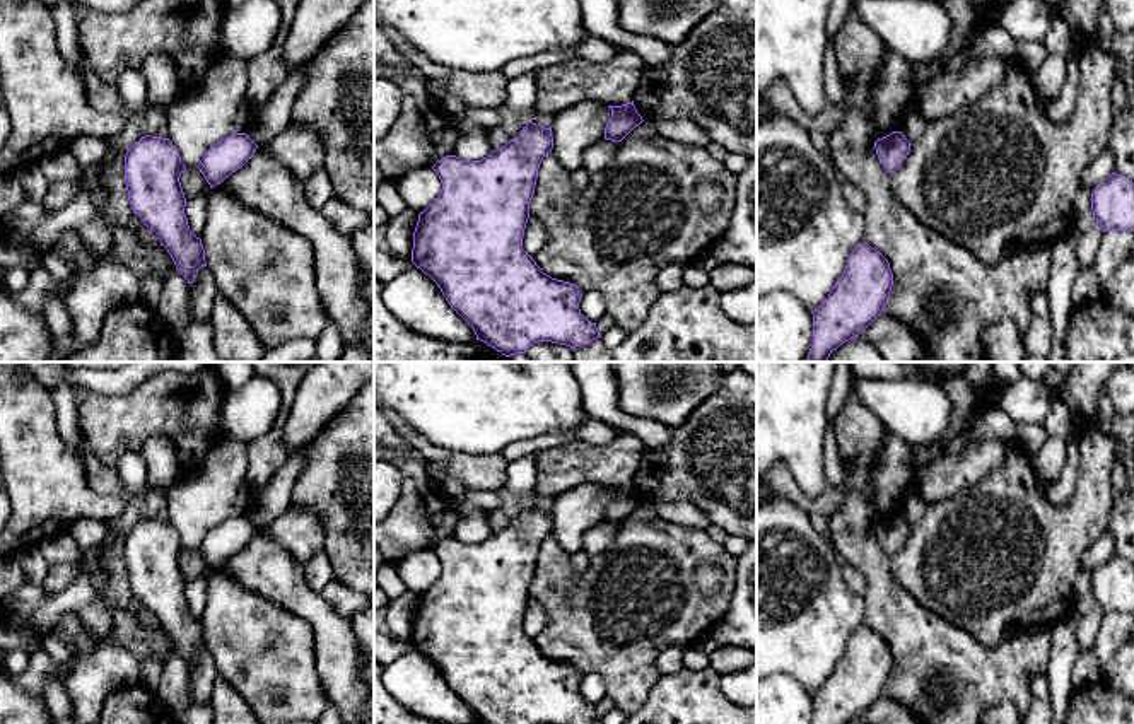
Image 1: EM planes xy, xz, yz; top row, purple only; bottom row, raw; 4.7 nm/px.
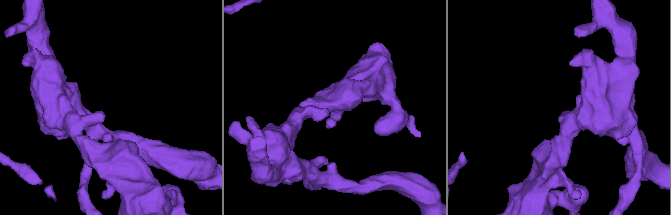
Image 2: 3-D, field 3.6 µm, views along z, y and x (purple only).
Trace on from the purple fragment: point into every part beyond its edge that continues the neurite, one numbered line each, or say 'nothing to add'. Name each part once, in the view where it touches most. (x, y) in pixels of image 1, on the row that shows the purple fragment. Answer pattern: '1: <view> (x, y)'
nothing to add

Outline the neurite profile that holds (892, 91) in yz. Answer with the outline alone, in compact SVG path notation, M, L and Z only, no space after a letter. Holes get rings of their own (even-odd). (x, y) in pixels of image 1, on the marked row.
M886 51L876 70L869 102L878 138L893 131L898 114L915 99L912 67L910 60L902 60Z

